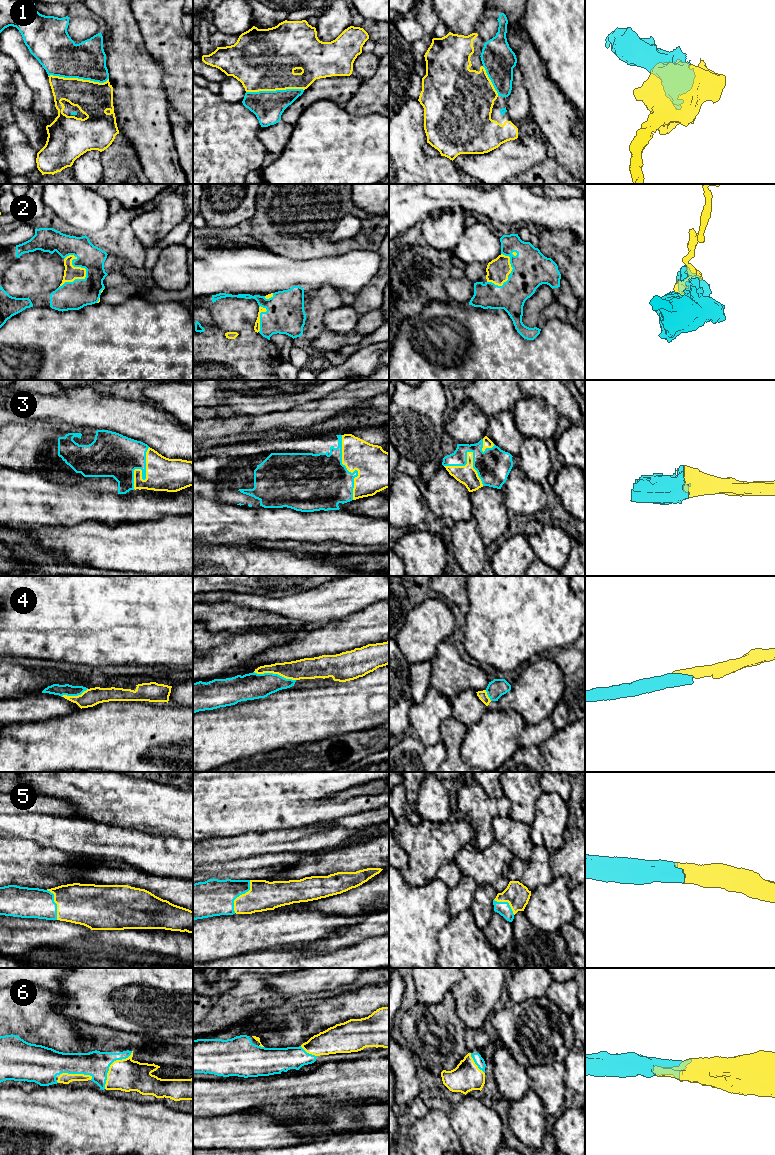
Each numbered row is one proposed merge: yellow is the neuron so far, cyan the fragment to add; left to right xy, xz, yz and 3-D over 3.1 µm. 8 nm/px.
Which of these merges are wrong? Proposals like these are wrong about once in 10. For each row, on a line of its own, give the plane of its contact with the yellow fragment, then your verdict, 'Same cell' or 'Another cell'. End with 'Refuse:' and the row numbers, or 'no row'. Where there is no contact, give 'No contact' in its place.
1: Touches yellow in xy. Same cell
2: Touches yellow in xy. Same cell
3: Touches yellow in xz. Same cell
4: Touches yellow in xz. Same cell
5: Touches yellow in xz. Same cell
6: Touches yellow in xy. Same cell
Refuse: no row

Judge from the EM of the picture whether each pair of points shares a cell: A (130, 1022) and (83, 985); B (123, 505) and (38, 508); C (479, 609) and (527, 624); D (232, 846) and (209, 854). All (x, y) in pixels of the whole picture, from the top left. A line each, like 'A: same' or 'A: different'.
A: same
B: same
C: same
D: same

